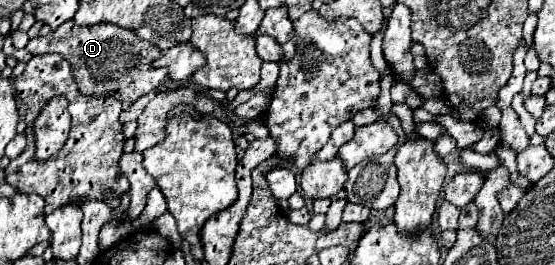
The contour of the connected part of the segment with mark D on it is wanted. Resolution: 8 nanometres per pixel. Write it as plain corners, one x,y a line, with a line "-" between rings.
66,21
56,31
44,25
38,37
30,39
26,49
32,55
44,55
52,51
60,53
72,65
72,75
82,95
88,95
88,97
112,95
118,101
122,101
124,109
128,109
142,95
148,95
150,91
158,89
162,79
166,77
166,71
152,67
152,63
162,55
158,47
154,47
144,39
138,39
134,31
126,31
110,23
80,27
74,21

